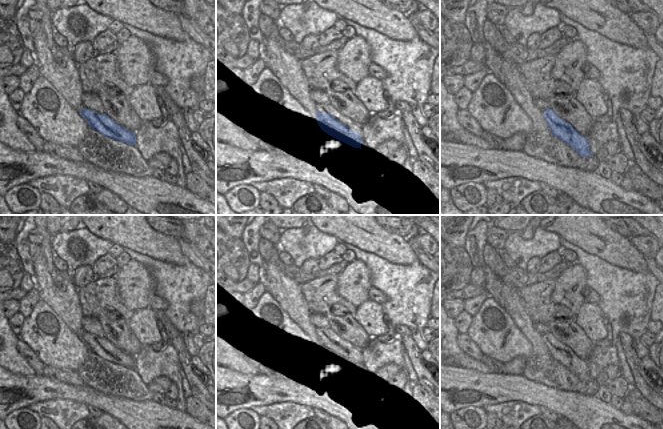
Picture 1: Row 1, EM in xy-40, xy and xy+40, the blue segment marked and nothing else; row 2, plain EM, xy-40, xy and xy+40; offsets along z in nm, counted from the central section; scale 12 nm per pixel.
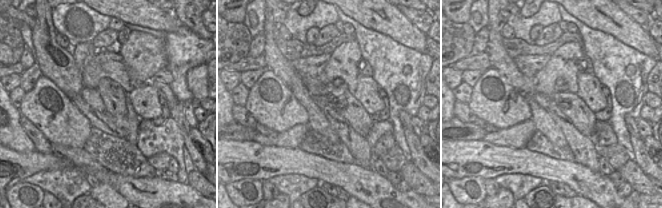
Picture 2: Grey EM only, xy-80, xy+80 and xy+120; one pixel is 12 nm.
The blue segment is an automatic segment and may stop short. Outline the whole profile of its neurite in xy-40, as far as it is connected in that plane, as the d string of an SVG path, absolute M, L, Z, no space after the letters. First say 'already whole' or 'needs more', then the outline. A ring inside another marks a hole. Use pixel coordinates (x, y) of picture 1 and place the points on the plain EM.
already whole; M82 332L80 338L88 346L89 350L104 360L124 366L128 369L135 368L135 357L117 348L105 337L100 338L90 333Z

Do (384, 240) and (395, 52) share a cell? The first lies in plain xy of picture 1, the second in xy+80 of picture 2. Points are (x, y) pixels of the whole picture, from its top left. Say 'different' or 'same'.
different

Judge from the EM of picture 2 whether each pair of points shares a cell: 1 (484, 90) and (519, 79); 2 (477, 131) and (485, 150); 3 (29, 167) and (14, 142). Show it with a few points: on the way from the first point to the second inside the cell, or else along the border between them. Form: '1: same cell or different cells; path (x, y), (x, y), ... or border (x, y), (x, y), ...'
1: different cells; border (491, 67), (524, 95)
2: different cells; border (482, 139), (457, 140)
3: different cells; border (10, 148), (16, 151), (35, 151)

